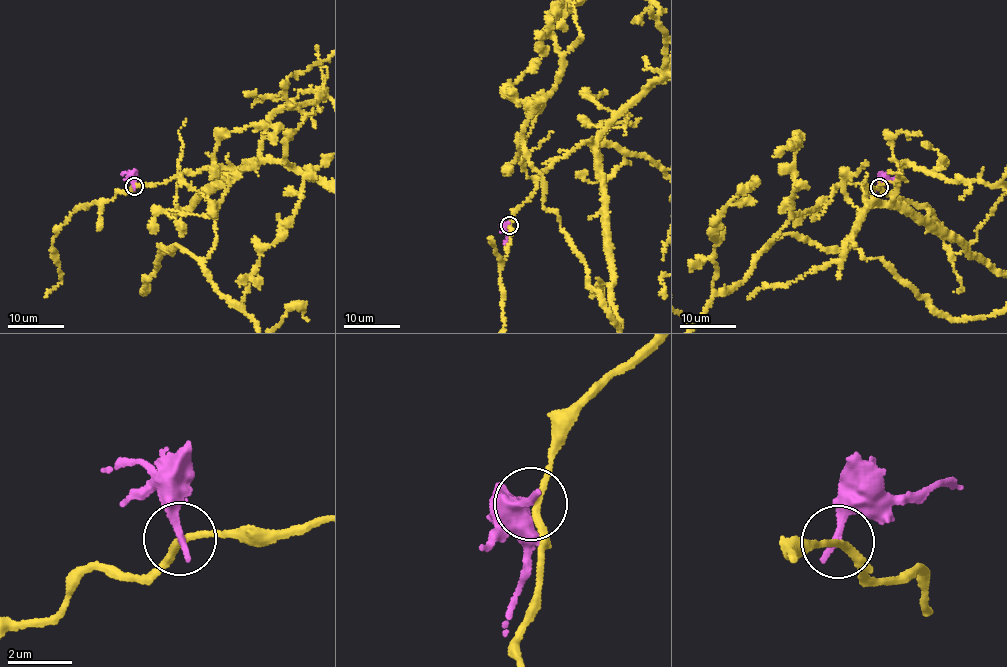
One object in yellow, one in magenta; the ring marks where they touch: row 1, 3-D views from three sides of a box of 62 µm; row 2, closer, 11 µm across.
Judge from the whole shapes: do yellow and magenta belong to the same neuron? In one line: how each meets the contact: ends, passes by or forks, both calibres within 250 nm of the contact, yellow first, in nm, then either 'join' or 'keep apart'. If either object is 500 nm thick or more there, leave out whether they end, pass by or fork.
yellow passes by | magenta ends | 220/260 nm | keep apart

